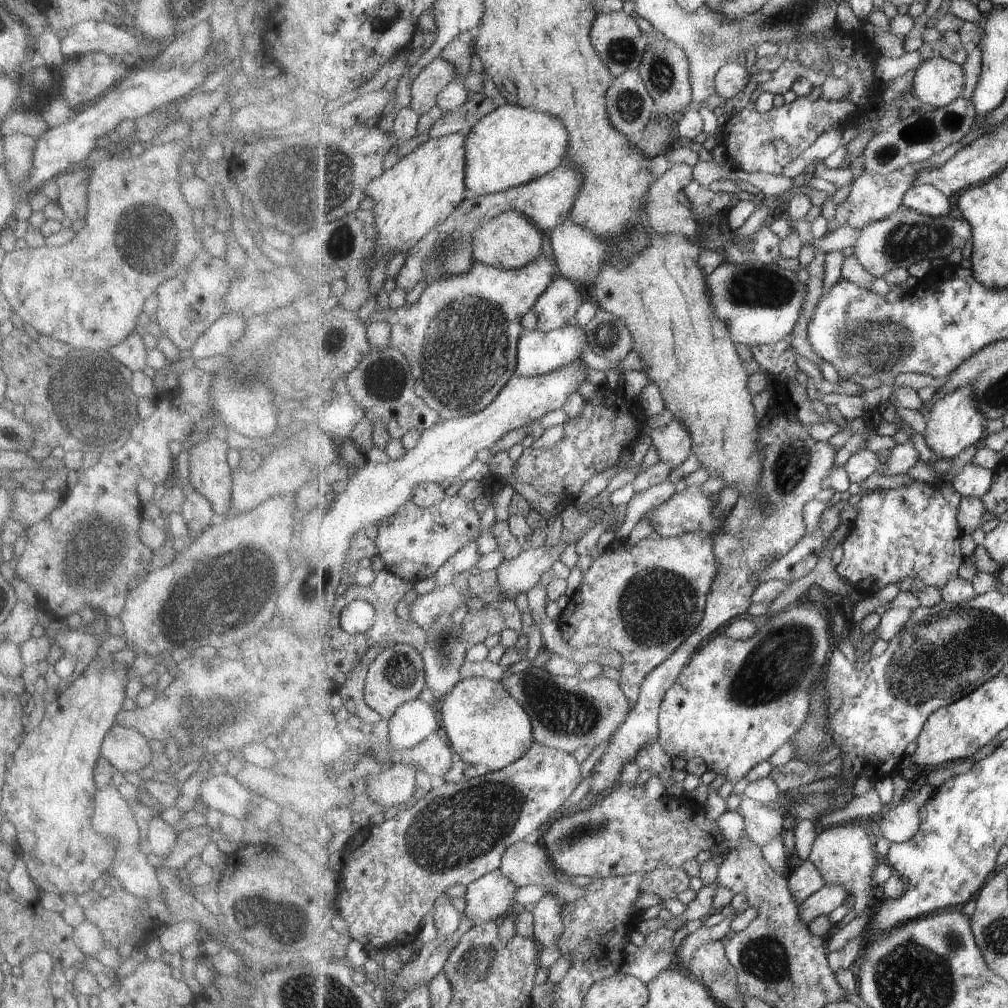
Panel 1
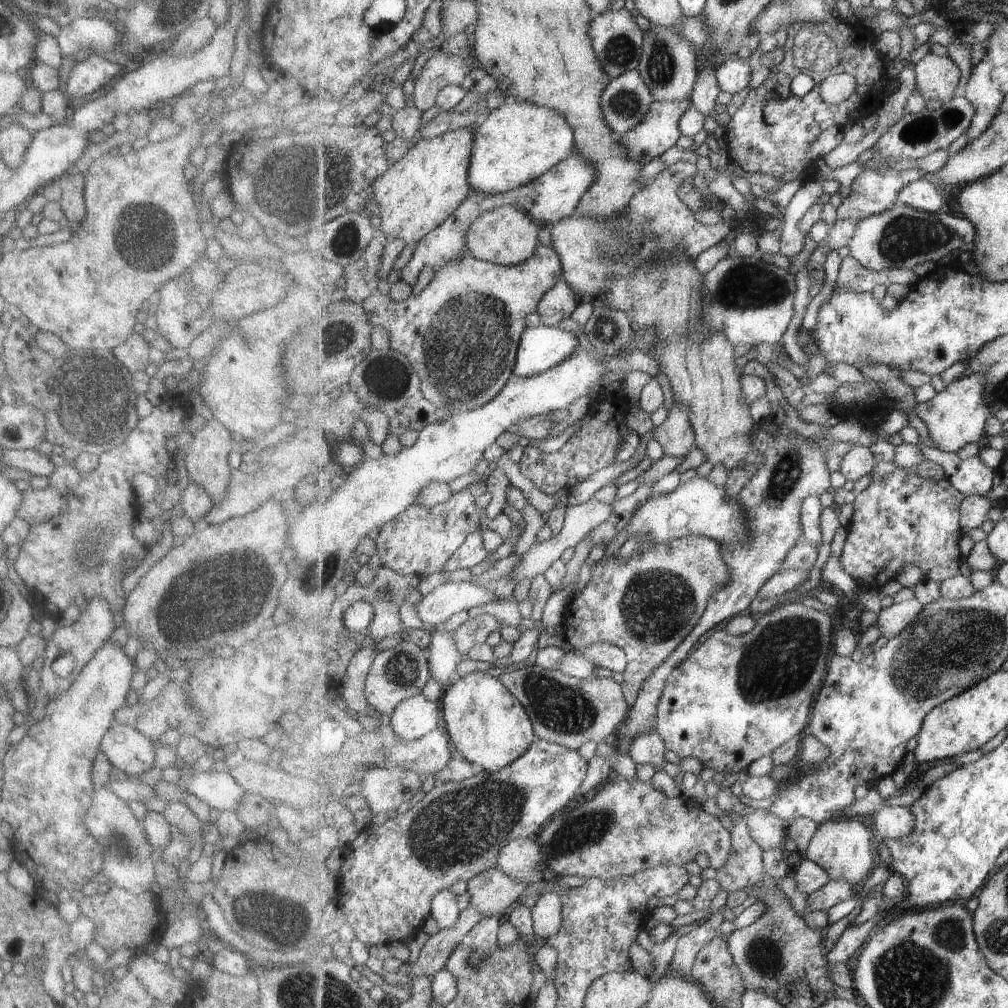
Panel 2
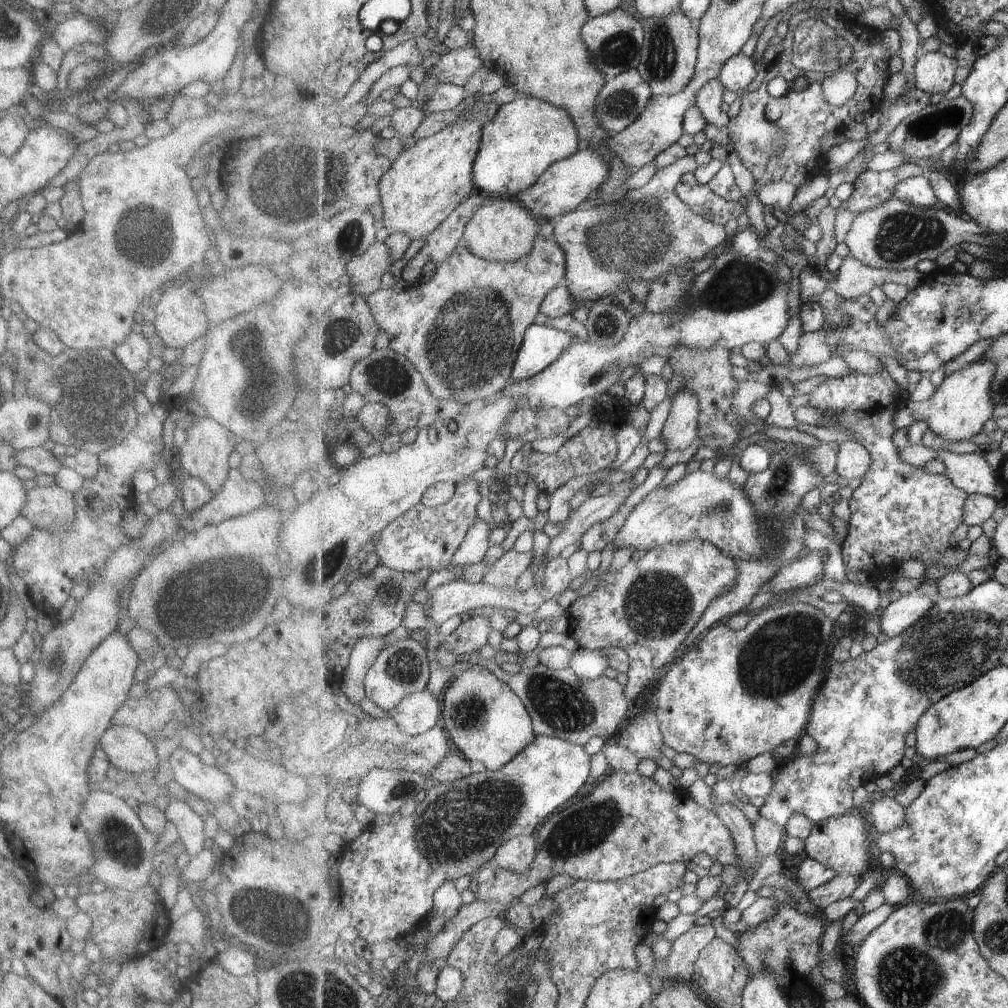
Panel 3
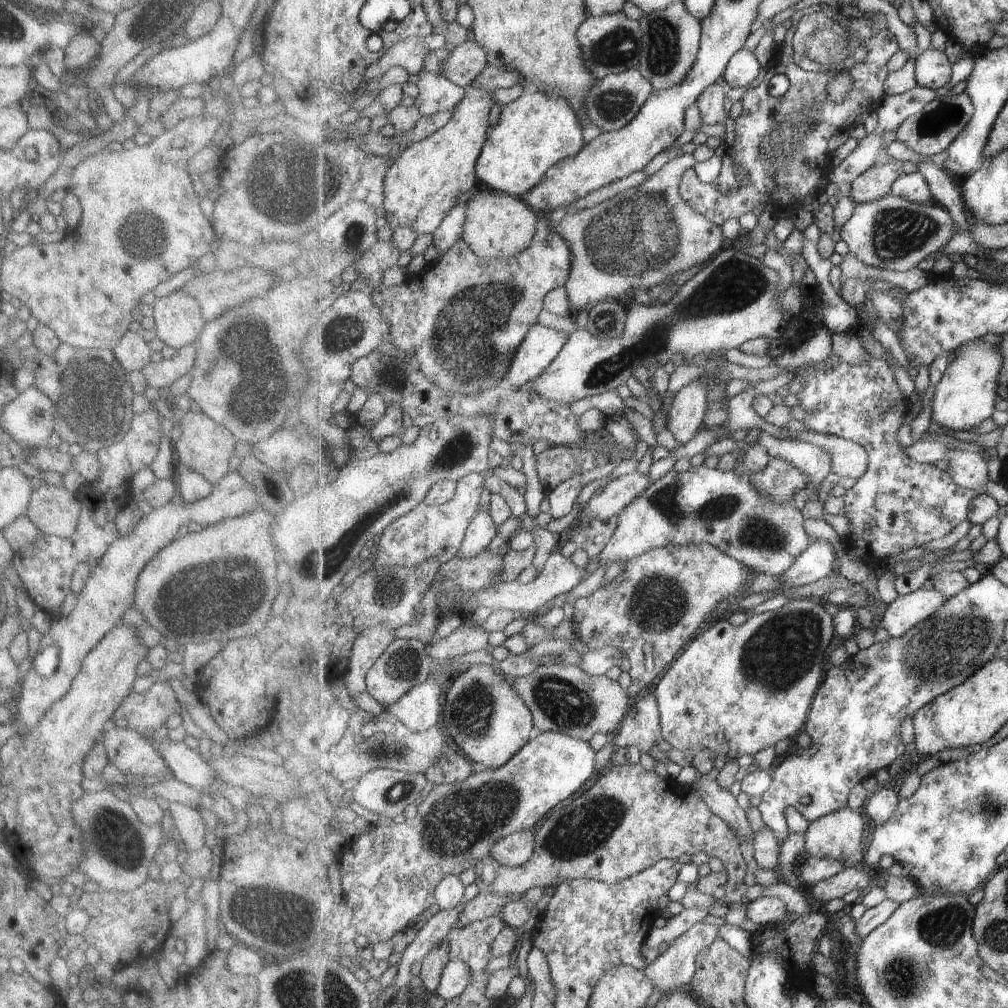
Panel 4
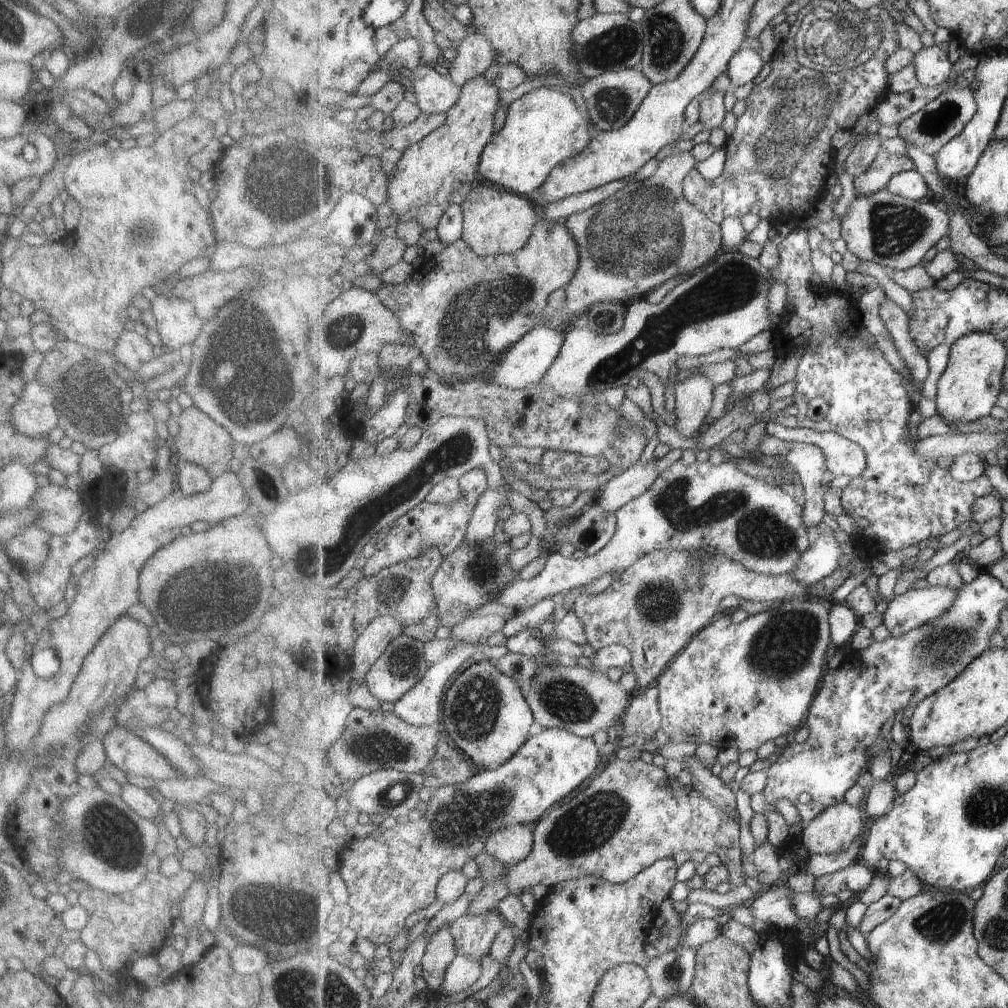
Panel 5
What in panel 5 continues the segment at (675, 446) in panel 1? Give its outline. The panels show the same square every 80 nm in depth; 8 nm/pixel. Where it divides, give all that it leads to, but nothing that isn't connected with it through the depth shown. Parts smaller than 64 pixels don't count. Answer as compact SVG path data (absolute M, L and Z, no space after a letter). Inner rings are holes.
M700 370L695 376L675 384L675 429L681 436L697 436L708 424L716 384Z

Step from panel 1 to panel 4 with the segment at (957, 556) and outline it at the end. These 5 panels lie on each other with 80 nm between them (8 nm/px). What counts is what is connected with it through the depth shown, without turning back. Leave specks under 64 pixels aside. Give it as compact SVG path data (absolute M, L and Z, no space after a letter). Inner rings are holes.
M833 354L819 370L813 370L813 367L799 370L799 377L805 377L806 380L805 388L798 396L799 404L809 412L803 421L810 430L851 439L868 449L868 471L844 494L845 516L850 520L850 545L848 546L849 542L844 542L844 547L848 559L869 562L873 569L882 566L884 560L896 557L902 552L923 546L931 540L945 538L953 528L968 520L971 501L977 495L983 494L982 491L959 486L948 470L941 471L934 465L914 461L907 454L907 447L902 445L900 435L904 426L903 416L911 407L903 396L893 376L893 366L889 366L889 363L885 356L881 359L870 356L865 366L849 366Z

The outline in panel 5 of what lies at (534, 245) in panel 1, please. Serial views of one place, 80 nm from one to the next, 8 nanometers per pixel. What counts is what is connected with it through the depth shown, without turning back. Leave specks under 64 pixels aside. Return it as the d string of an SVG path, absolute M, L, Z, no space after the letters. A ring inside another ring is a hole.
M474 184L461 204L464 210L462 236L479 256L512 255L531 238L541 213L530 198L511 192L498 184Z

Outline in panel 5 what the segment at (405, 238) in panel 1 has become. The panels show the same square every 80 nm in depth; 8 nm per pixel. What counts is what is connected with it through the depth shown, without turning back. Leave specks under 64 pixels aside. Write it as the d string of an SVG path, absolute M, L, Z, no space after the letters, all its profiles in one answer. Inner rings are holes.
M483 75L473 77L462 86L459 102L447 112L447 122L404 151L389 174L388 184L387 204L398 222L415 221L424 230L439 226L452 205L451 196L463 184L476 183L483 151L495 134L495 112L499 106L499 89Z

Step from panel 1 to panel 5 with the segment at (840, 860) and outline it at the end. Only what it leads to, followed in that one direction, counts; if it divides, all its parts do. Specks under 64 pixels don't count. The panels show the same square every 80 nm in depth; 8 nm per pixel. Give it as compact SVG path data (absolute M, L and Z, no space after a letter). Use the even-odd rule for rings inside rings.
M839 803L823 811L805 826L803 844L810 855L830 855L847 851L863 832L859 807Z

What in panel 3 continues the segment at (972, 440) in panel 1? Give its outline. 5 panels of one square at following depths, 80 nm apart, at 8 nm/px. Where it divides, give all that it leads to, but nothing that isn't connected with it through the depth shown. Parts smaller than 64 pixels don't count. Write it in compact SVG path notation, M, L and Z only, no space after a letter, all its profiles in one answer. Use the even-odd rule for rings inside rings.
M984 358L968 364L949 375L929 400L909 400L906 406L898 409L893 416L893 426L900 431L912 425L914 420L923 420L931 431L945 440L971 440L973 436L984 432L985 424L993 418L996 404L992 399L992 382L996 372L997 365L993 361L985 361Z

